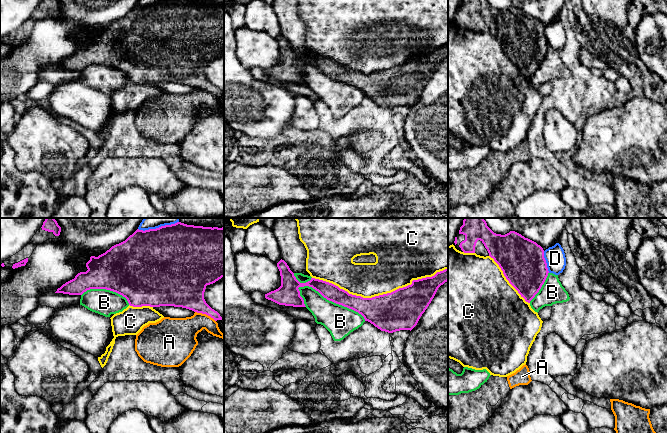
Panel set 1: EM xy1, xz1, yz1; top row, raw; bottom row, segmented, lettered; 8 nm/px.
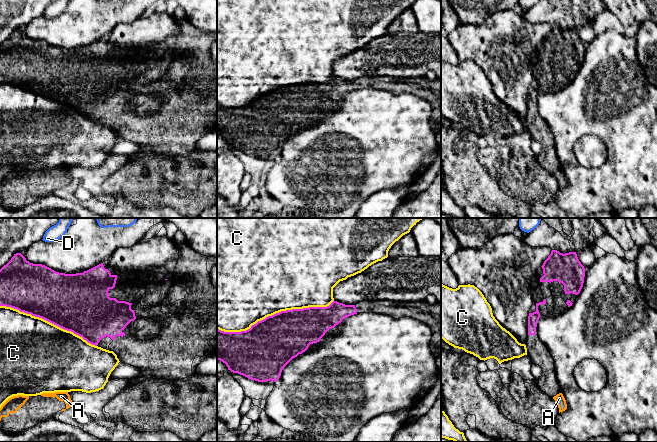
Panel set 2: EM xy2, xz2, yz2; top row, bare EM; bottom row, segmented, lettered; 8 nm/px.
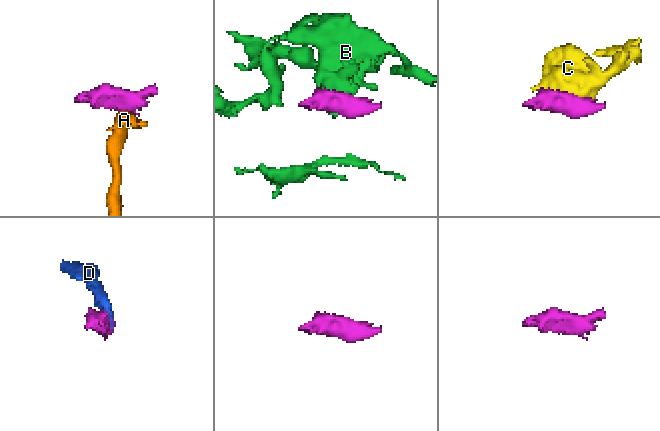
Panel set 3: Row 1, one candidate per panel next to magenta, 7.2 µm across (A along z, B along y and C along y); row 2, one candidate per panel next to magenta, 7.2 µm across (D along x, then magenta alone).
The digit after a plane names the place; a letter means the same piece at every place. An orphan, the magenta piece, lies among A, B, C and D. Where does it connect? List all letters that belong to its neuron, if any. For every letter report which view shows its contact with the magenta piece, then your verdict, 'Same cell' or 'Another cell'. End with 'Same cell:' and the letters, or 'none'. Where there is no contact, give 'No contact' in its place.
A: Touches magenta in xy1. Another cell
B: Touches magenta in xz1. Another cell
C: Touches magenta in xz1. Another cell
D: Touches magenta in yz1. Another cell
Same cell: none

